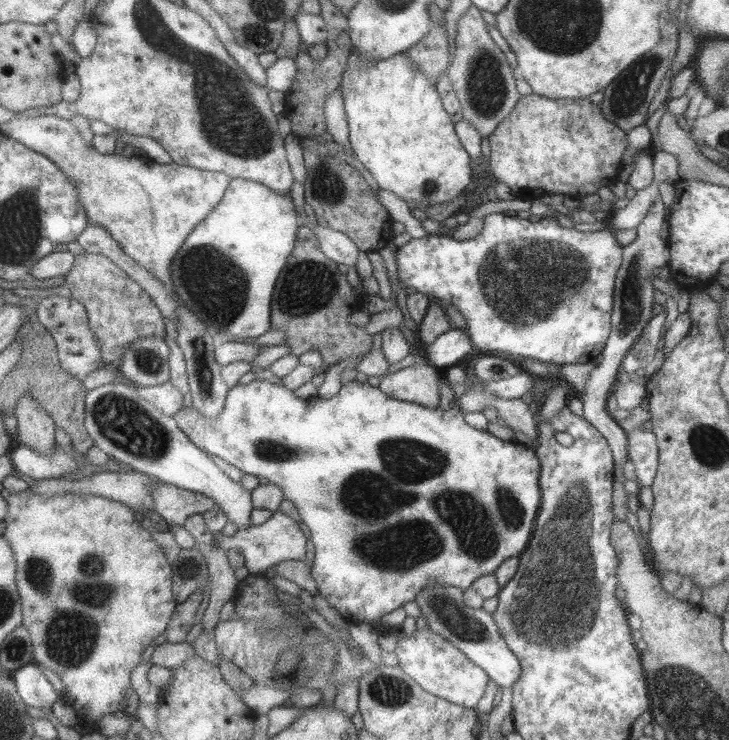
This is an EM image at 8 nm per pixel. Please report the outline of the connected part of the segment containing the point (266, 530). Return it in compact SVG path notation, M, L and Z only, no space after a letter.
M281 511L274 512L264 524L239 528L233 536L222 534L216 541L226 552L230 548L236 548L244 555L245 567L255 574L264 573L270 566L283 560L304 560L308 546L308 536L300 528L300 523Z

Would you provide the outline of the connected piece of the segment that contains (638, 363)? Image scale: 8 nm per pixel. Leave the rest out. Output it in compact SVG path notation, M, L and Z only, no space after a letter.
M667 311L653 315L646 325L636 344L628 351L624 357L621 369L631 376L638 369L646 369L646 366L654 360L656 354L656 344L660 342L660 332L665 322Z

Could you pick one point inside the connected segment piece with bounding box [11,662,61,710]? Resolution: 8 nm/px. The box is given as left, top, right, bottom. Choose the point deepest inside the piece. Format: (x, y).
(35, 689)

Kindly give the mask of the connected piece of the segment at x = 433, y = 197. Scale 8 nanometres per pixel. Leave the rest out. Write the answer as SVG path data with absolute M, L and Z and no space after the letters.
M351 50L340 87L349 122L351 148L377 180L379 188L394 192L406 202L430 202L433 205L455 199L470 184L475 171L474 161L458 138L455 122L444 110L435 82L406 53L374 60Z

